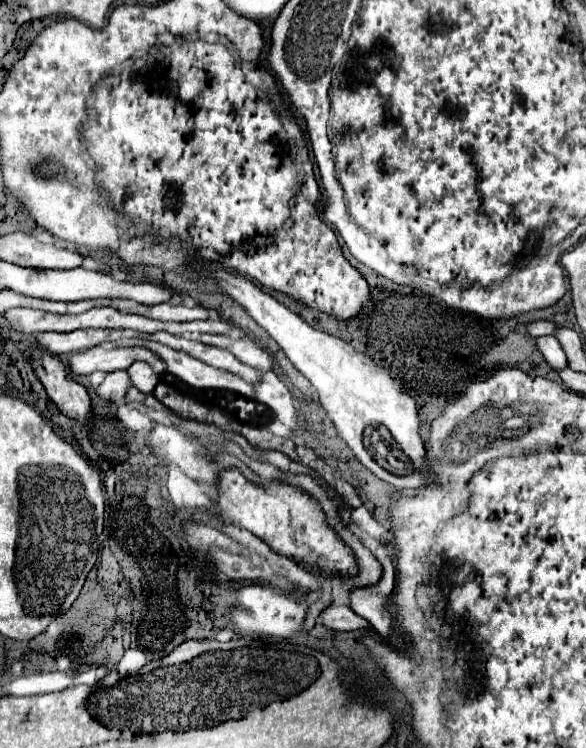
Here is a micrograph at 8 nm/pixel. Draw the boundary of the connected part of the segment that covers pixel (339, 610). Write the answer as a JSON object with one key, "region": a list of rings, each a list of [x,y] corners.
{"region":[[[328,607],[322,611],[322,623],[334,631],[372,631],[372,625],[356,615],[350,607]]]}

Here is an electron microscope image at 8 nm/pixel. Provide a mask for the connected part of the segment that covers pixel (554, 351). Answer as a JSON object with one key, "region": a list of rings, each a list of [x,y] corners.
{"region":[[[546,335],[546,337],[538,337],[536,339],[536,345],[538,349],[542,351],[542,355],[546,357],[546,361],[556,369],[556,371],[562,371],[568,367],[568,359],[564,355],[564,349],[560,345],[560,341],[554,337],[554,335]]]}

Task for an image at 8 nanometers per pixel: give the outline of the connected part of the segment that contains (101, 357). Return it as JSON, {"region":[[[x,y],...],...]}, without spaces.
{"region":[[[92,347],[84,353],[74,353],[68,363],[70,363],[70,371],[76,375],[90,375],[94,371],[120,371],[120,369],[128,369],[132,363],[136,361],[146,361],[154,367],[156,373],[164,373],[166,371],[166,363],[150,349],[146,347]]]}

